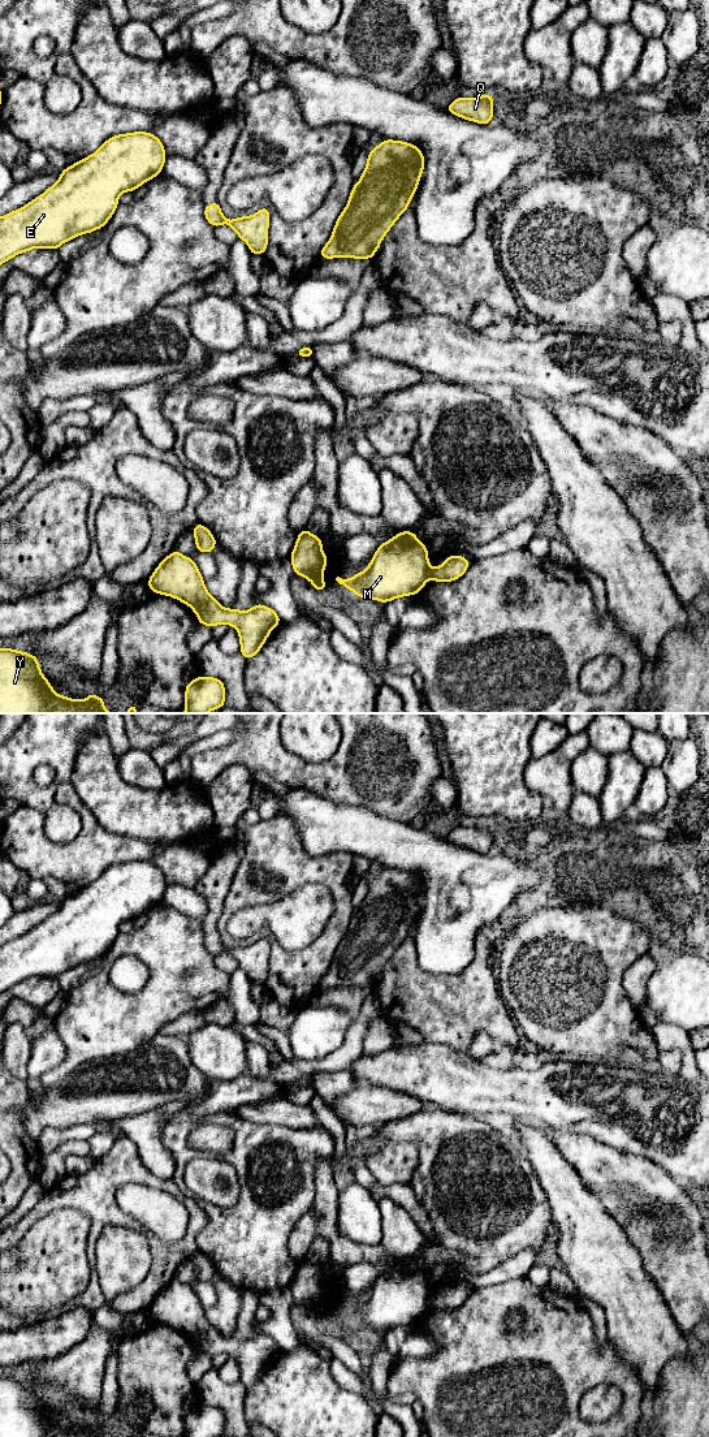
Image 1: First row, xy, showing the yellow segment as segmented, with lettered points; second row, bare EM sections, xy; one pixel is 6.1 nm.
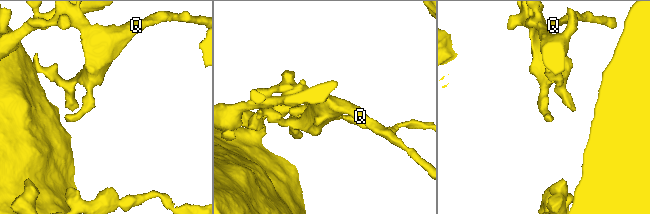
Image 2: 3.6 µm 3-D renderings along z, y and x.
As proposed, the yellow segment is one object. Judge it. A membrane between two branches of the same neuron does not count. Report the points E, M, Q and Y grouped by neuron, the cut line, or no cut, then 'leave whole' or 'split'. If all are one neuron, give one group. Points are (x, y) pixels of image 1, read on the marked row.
E M Y / Q; cut in xy along (431, 569), (428, 577); split

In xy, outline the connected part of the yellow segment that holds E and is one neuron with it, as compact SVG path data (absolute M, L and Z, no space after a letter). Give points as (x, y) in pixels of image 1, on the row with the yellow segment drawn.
M152 133L111 137L94 154L62 169L60 178L43 194L0 216L0 266L31 249L57 250L78 236L104 228L118 207L118 197L159 176L167 157L163 142Z

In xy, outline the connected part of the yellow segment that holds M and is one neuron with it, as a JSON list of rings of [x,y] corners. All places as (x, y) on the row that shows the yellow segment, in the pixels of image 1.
[[[399,531],[390,540],[379,545],[366,570],[346,581],[340,577],[336,581],[359,597],[389,603],[397,597],[419,594],[429,579],[429,570],[428,547],[414,531]]]

